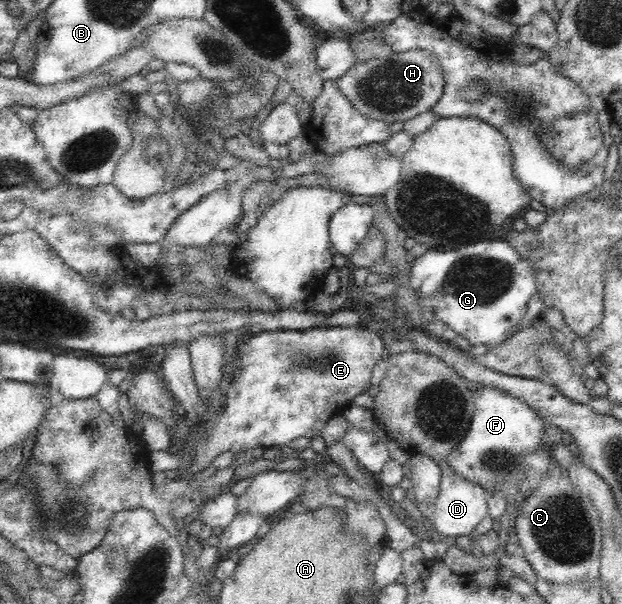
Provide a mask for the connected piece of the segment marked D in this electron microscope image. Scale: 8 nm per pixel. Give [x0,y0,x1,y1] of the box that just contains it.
[430,459,493,537]

